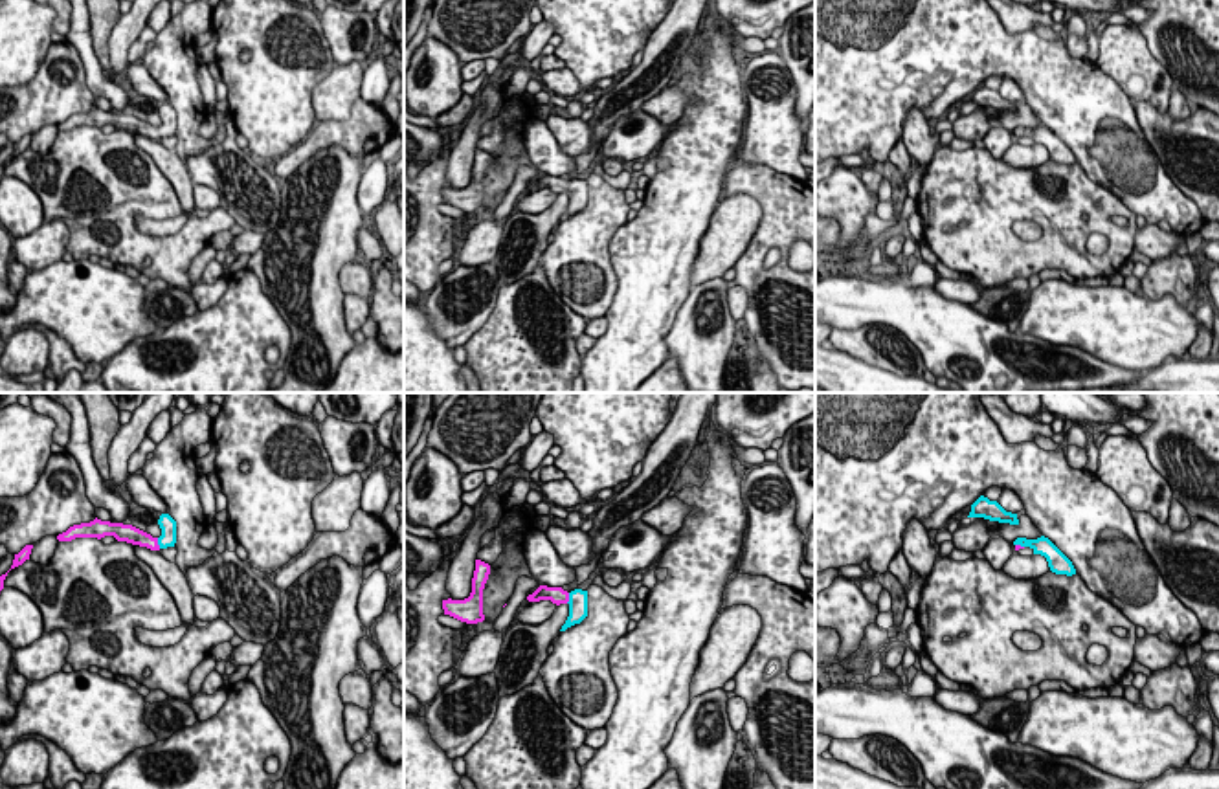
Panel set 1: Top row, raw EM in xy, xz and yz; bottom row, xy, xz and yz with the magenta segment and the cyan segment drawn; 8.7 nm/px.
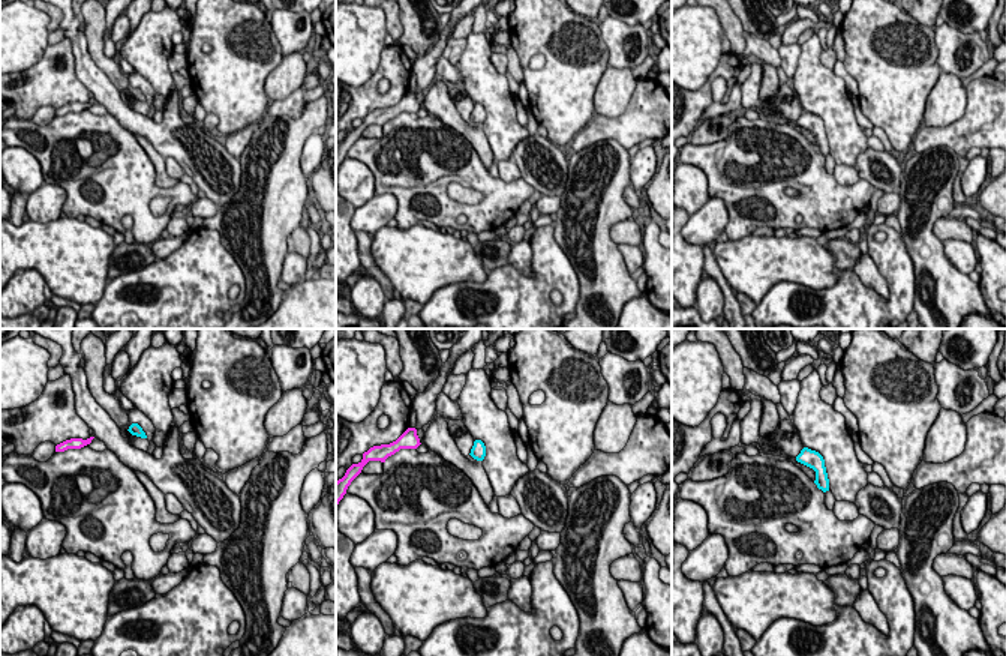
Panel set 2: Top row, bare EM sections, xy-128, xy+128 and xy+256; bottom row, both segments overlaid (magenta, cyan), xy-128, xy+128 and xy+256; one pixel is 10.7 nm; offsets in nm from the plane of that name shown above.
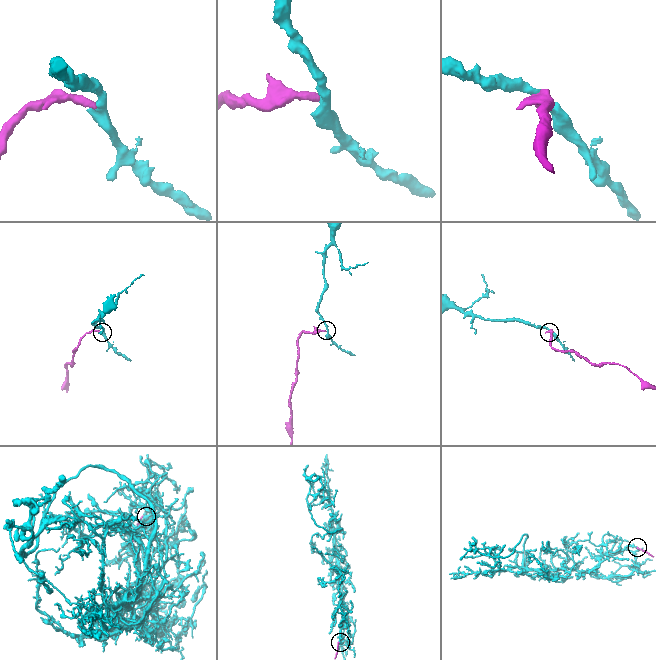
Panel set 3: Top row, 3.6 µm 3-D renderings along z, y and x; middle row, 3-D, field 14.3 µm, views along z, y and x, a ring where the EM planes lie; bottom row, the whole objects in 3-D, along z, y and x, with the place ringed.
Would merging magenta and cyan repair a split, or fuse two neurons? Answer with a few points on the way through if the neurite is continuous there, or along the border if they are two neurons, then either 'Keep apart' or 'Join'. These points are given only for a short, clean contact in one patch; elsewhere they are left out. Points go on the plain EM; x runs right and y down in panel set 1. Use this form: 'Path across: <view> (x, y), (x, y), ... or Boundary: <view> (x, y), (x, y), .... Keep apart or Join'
Path across: xy (131, 123), (156, 133), (167, 122), (167, 114). Join

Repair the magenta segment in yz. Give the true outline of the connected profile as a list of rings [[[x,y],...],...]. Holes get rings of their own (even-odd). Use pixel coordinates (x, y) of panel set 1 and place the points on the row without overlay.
[[[1045,125],[1037,128],[1017,127],[1013,134],[1015,139],[1030,136],[1034,143],[1045,145],[1050,160],[1056,163],[1067,163],[1067,165],[1076,163],[1072,150]]]

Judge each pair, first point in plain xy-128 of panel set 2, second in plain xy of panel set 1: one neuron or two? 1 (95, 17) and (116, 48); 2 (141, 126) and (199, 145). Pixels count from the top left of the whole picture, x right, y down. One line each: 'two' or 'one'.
1: two
2: two

